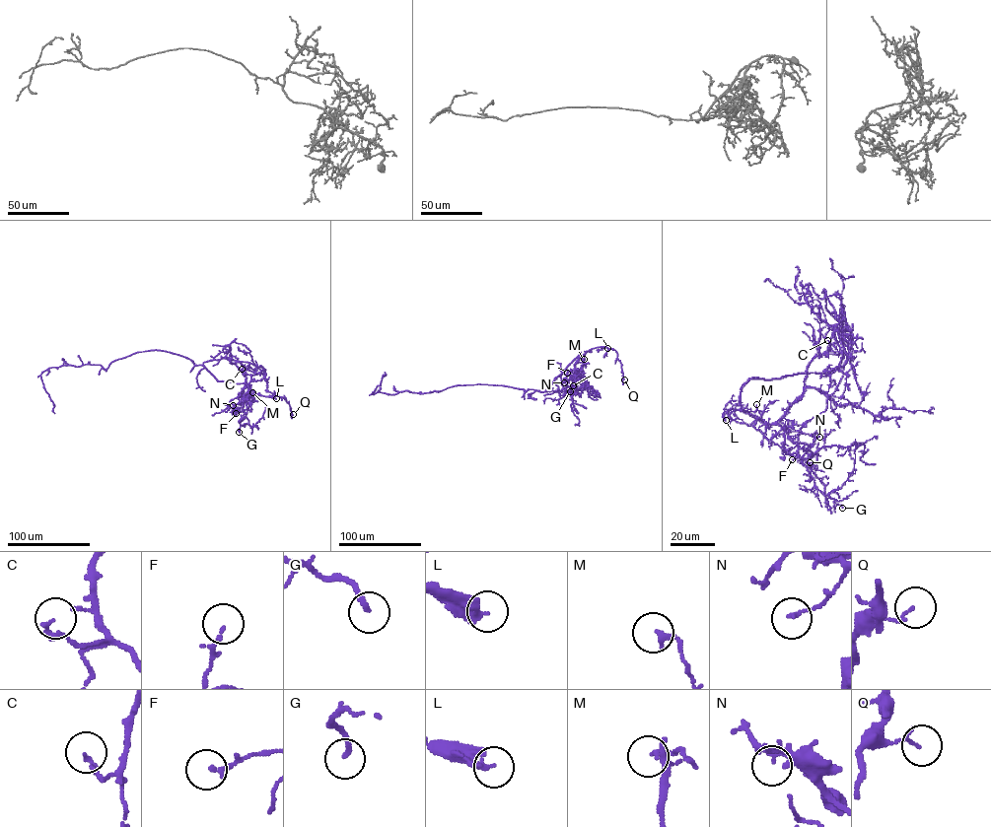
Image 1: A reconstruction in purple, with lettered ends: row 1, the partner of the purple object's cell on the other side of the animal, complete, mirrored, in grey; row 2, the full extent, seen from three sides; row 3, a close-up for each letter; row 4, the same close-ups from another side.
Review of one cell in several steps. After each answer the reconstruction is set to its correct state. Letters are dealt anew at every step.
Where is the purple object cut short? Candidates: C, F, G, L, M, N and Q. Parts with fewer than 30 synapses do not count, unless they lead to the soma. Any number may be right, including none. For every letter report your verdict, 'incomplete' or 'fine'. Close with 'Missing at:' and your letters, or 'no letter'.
C: fine
F: fine
G: fine
L: incomplete
M: fine
N: fine
Q: fine
Missing at: L

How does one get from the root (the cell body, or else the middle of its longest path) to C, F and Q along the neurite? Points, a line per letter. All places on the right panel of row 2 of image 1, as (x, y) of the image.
C: (828, 300), (842, 326), (841, 364), (827, 374), (750, 379), (741, 407), (775, 423), (827, 340)
F: (828, 300), (842, 326), (841, 364), (827, 374), (750, 379), (741, 390), (743, 410), (814, 453), (792, 459)
Q: (828, 300), (842, 326), (841, 364), (827, 374), (750, 379), (740, 397), (748, 413), (723, 415), (810, 462)

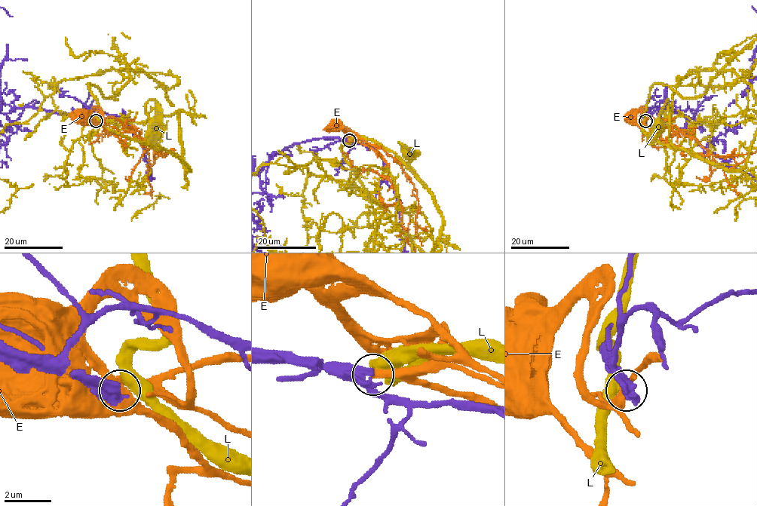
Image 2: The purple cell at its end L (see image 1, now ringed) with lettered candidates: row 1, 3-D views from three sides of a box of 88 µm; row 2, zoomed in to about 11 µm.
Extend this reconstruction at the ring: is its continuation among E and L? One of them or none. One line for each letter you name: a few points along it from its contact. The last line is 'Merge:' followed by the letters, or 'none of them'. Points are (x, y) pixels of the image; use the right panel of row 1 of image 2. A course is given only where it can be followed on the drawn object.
Merge: none of them

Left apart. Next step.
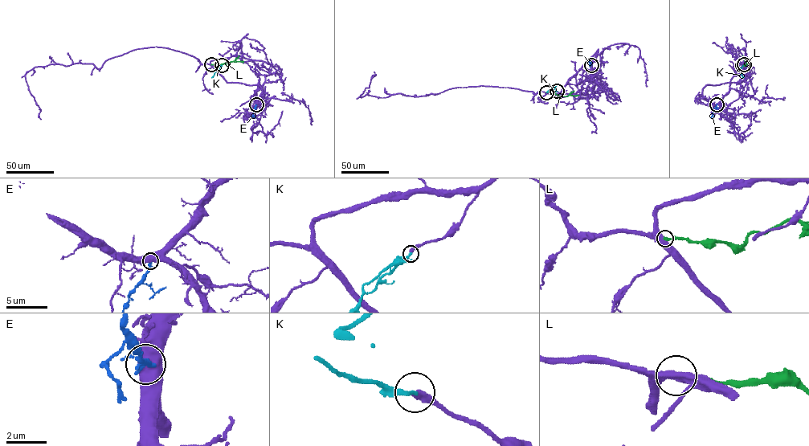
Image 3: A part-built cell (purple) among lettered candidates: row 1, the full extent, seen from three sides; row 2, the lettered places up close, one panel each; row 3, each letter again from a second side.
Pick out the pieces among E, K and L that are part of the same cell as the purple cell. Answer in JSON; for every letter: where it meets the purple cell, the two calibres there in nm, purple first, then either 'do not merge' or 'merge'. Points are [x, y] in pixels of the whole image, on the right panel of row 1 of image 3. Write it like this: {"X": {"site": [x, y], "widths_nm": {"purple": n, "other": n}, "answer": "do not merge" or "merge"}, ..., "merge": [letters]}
{"E": {"site": [717, 104], "widths_nm": {"purple": 800, "other": 320}, "answer": "do not merge"}, "K": {"site": [742, 65], "widths_nm": {"purple": 360, "other": 240}, "answer": "merge"}, "L": {"site": [744, 64], "widths_nm": {"purple": 420, "other": 240}, "answer": "do not merge"}, "merge": ["K"]}

